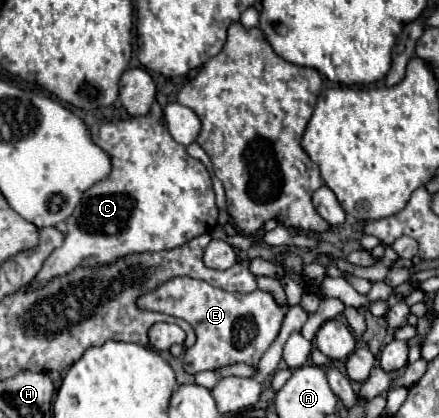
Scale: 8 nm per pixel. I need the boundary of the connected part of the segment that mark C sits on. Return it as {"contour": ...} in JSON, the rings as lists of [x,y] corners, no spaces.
{"contour":[[[158,102],[152,104],[146,116],[120,120],[104,124],[96,136],[96,144],[108,152],[112,160],[112,172],[106,180],[94,184],[76,206],[74,214],[66,220],[68,234],[64,244],[50,254],[44,262],[38,276],[32,280],[32,286],[48,282],[54,274],[68,274],[74,266],[94,266],[114,262],[132,252],[160,252],[186,244],[188,240],[210,232],[218,222],[218,208],[214,202],[214,190],[210,174],[200,160],[188,156],[186,148],[178,144],[164,126],[164,114]]]}

